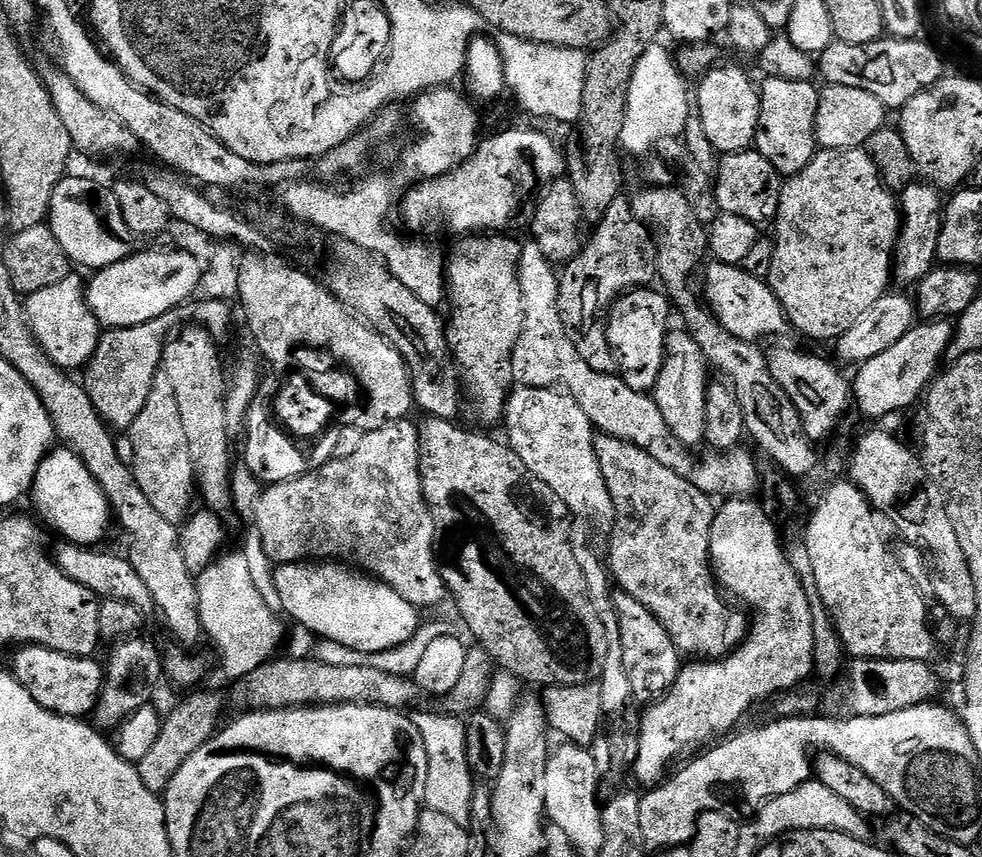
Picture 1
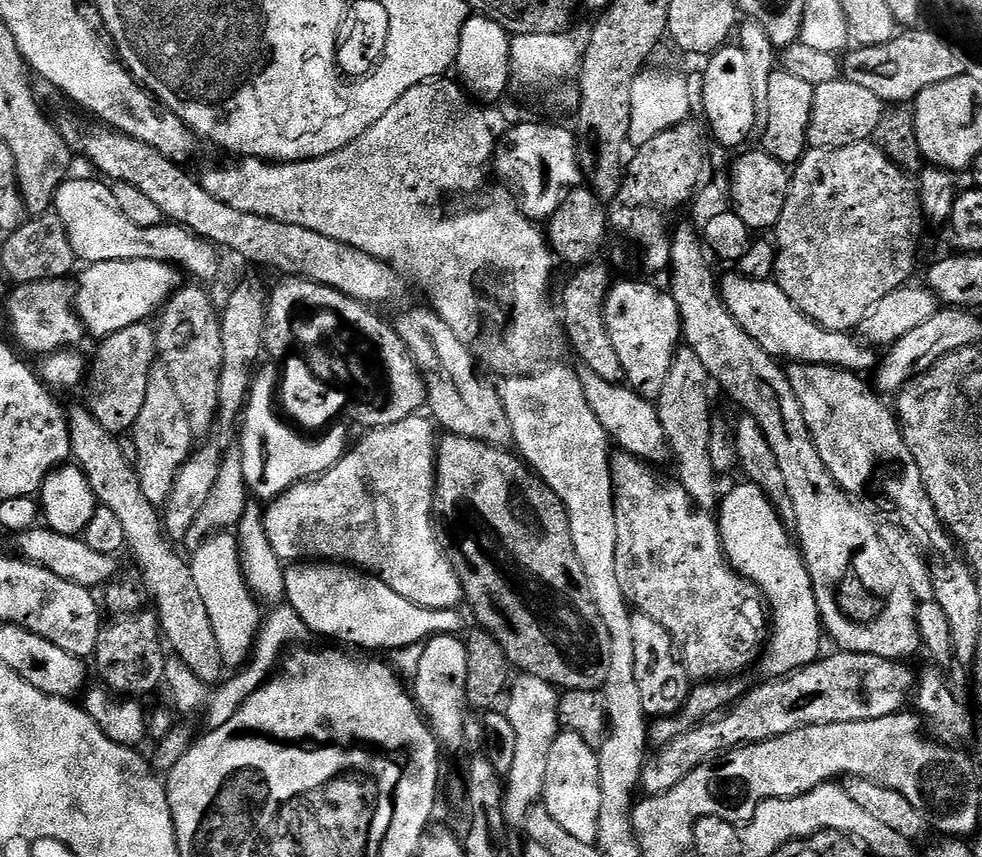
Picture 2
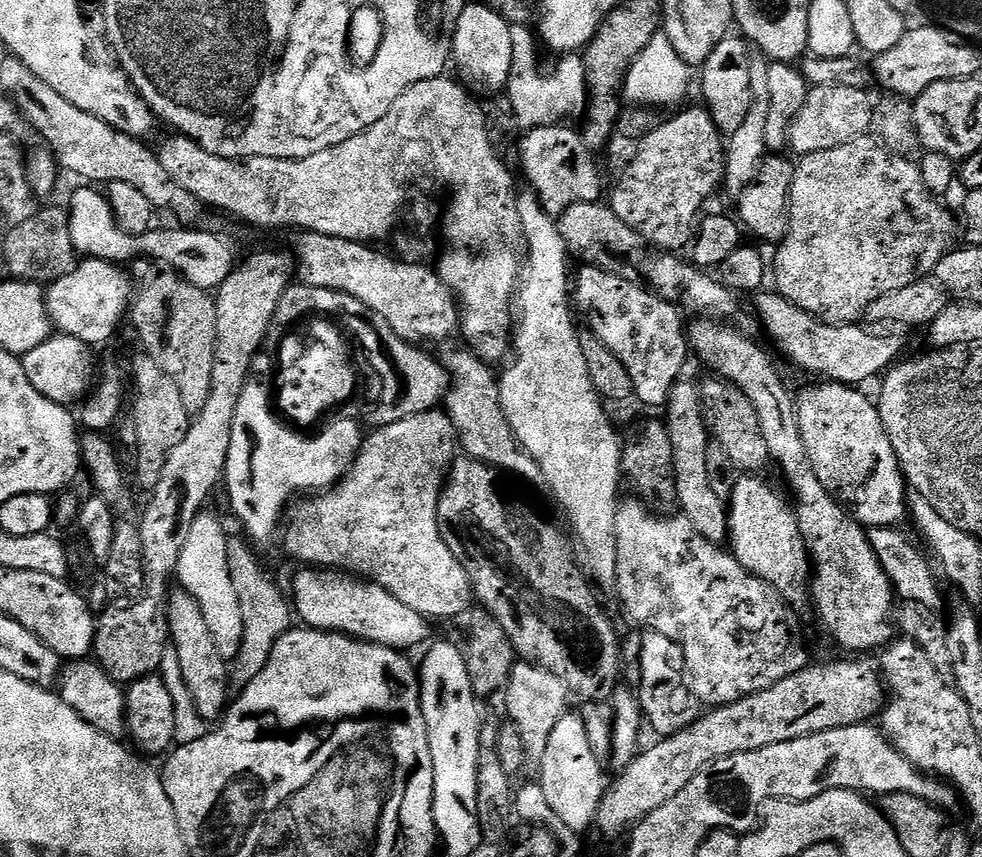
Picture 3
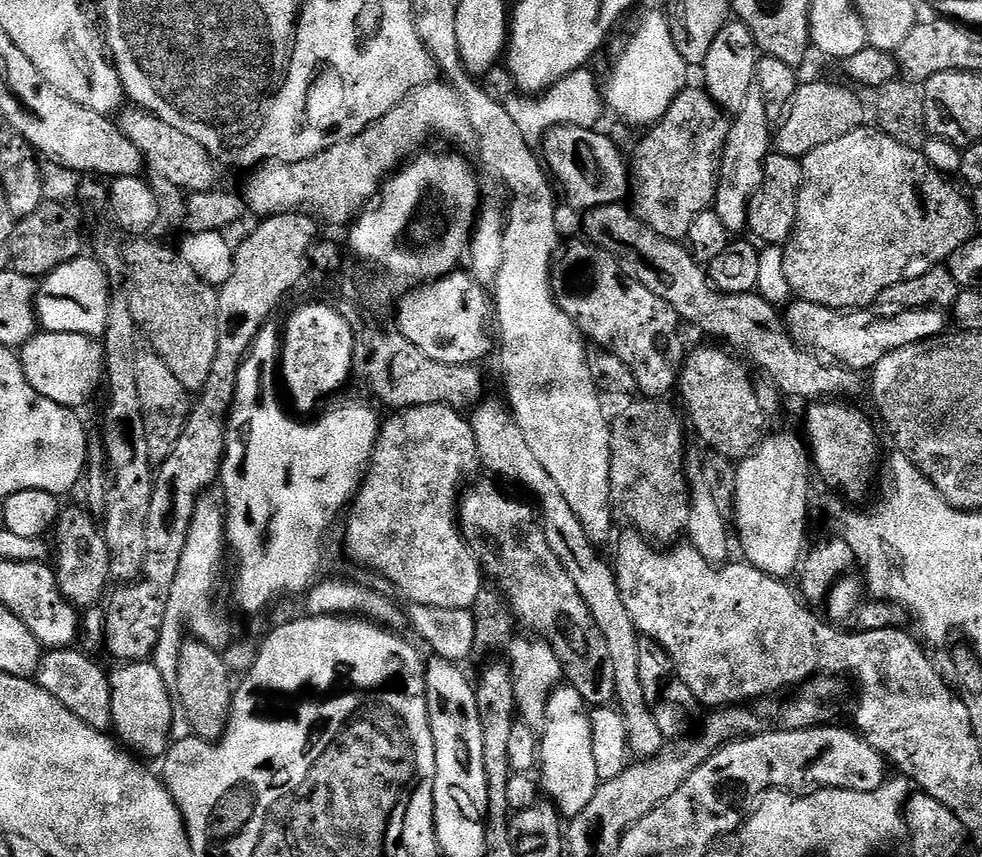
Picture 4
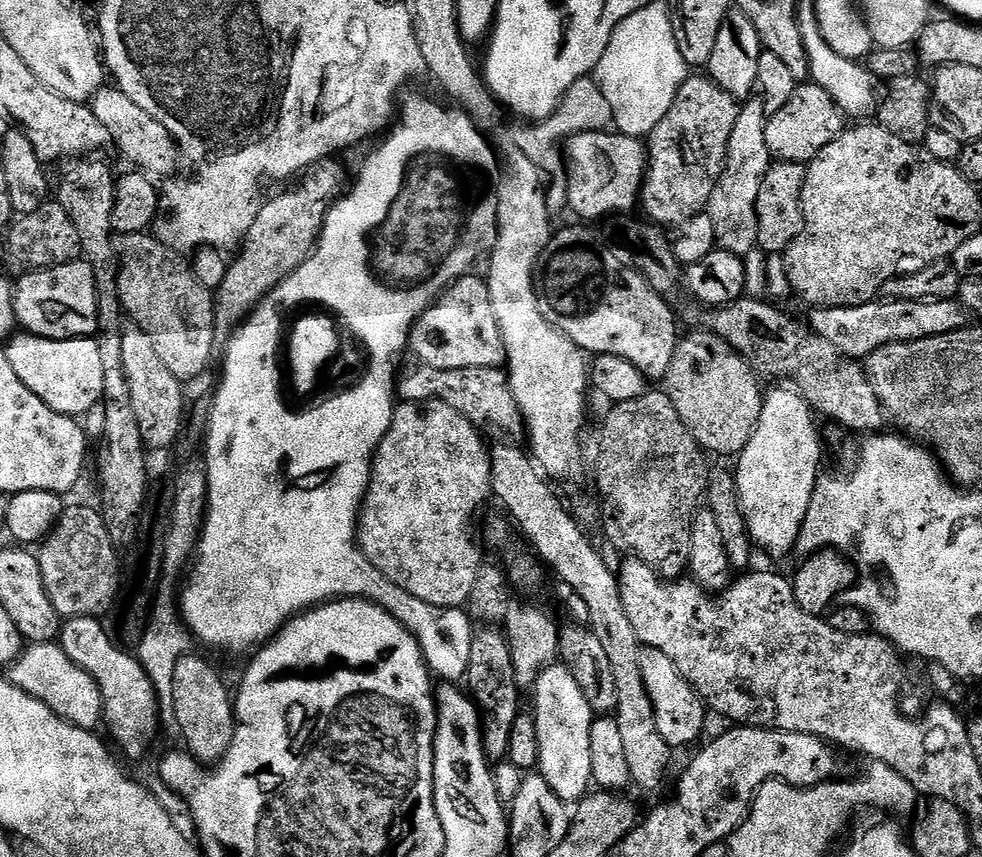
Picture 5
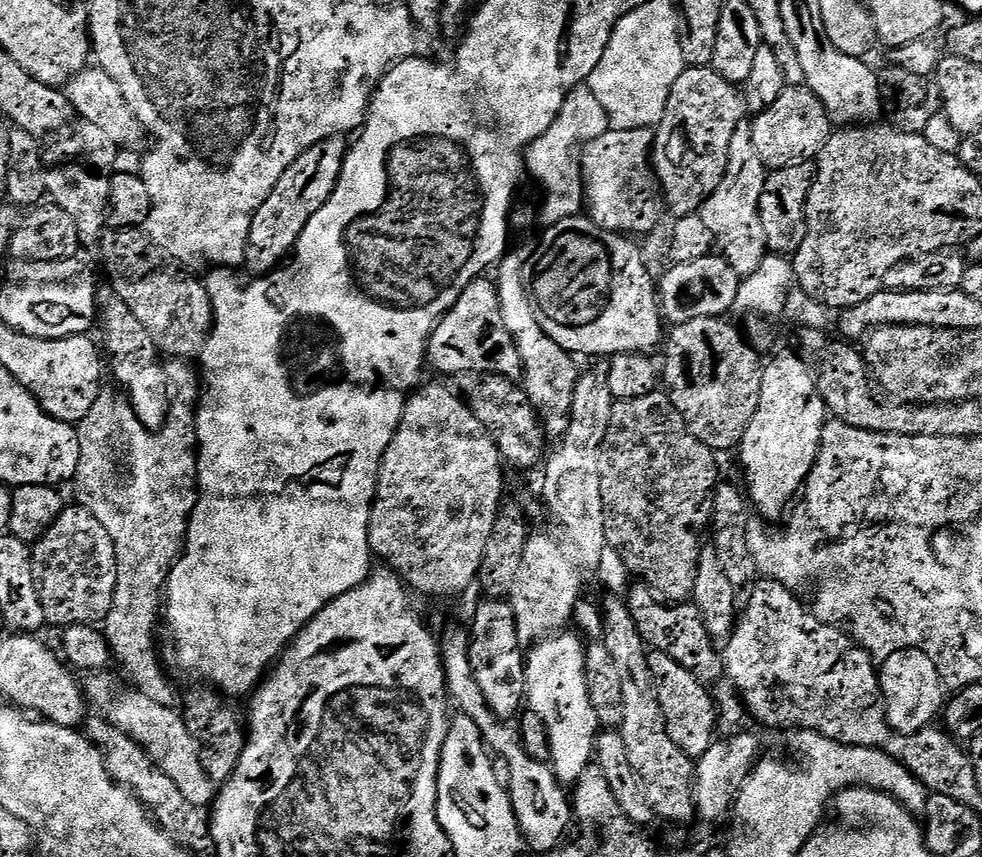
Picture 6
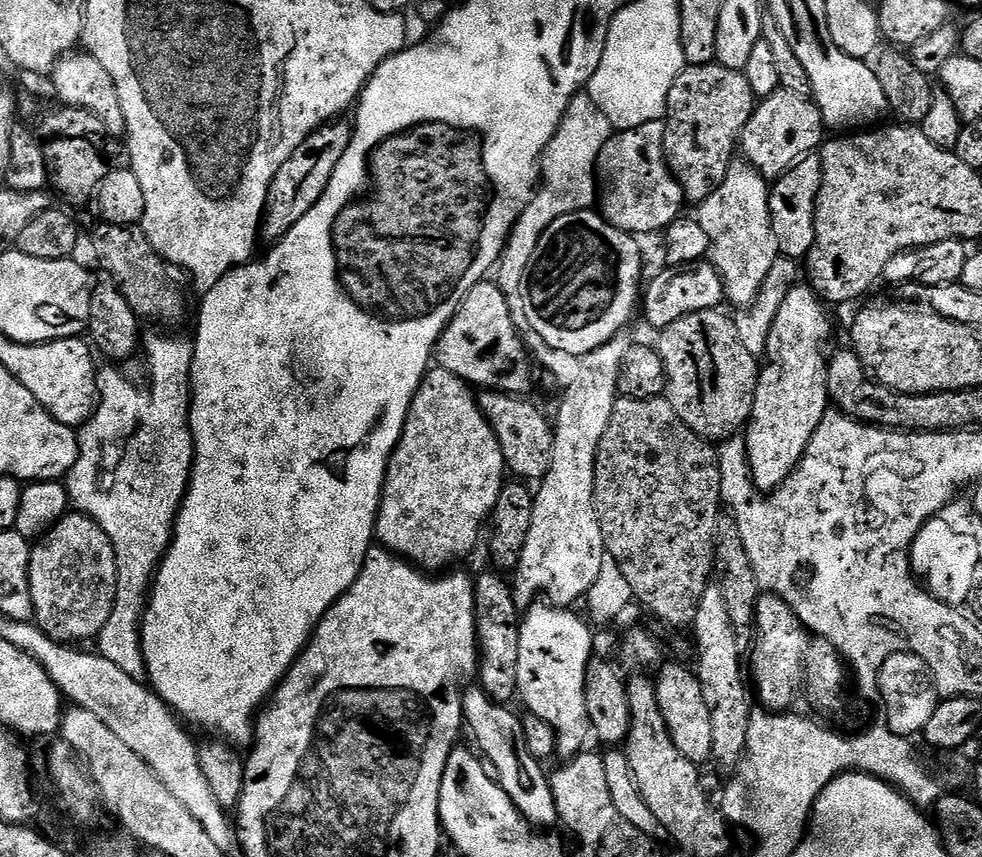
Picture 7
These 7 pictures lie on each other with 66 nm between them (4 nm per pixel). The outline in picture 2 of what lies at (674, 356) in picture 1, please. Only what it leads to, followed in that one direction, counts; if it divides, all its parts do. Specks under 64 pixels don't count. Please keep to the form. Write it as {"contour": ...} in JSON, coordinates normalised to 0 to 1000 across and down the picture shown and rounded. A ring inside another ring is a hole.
{"contour":[[[699,404],[689,406],[682,436],[678,436],[678,450],[674,450],[674,460],[668,471],[668,482],[672,485],[674,502],[680,512],[683,536],[688,536],[687,559],[714,597],[728,599],[731,593],[728,565],[731,552],[725,546],[721,524],[727,485],[726,482],[721,482],[720,448],[723,448],[723,440],[719,427],[715,427],[711,419],[711,413]]]}

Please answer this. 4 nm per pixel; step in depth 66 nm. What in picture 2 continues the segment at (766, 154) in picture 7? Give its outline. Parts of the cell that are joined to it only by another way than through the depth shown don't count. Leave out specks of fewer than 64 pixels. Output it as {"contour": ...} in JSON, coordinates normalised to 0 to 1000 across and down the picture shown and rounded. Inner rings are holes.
{"contour":[[[858,91],[849,96],[840,96],[838,100],[833,100],[830,105],[829,124],[825,128],[823,147],[823,173],[852,173],[853,170],[870,170],[879,163],[887,165],[890,151],[894,148],[894,142],[898,142],[898,133],[902,130],[902,123],[894,114],[894,110]]]}

